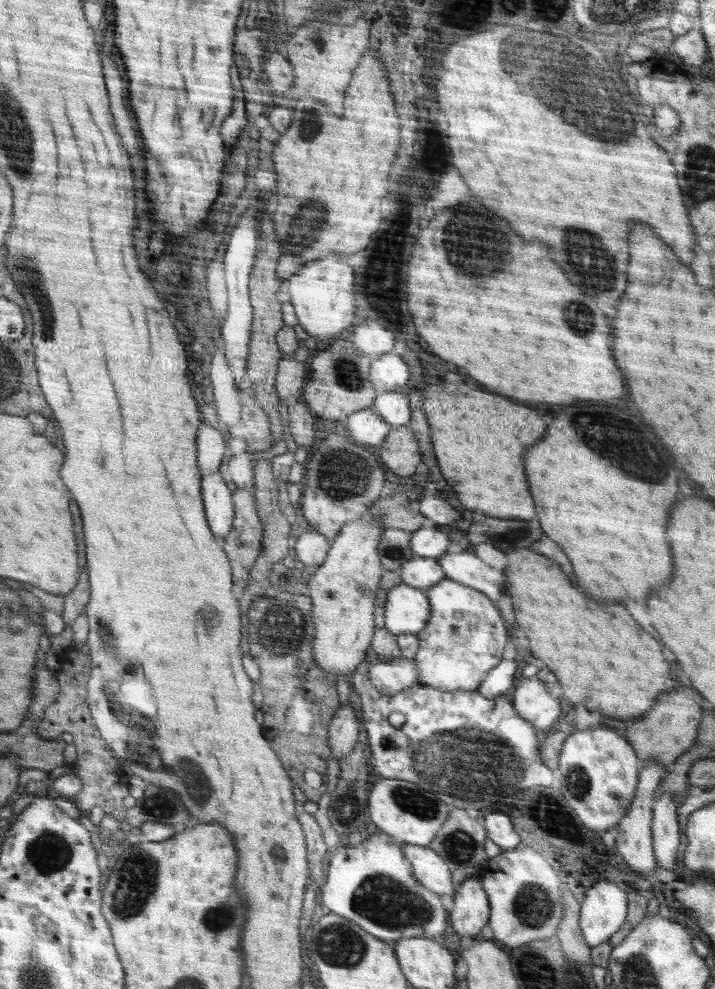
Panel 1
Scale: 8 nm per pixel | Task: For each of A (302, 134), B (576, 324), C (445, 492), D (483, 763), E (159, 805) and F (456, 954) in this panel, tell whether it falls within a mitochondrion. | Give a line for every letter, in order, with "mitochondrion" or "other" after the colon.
A: mitochondrion
B: mitochondrion
C: other
D: mitochondrion
E: mitochondrion
F: other

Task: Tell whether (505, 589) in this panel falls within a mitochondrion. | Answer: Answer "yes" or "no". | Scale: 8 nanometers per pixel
no

